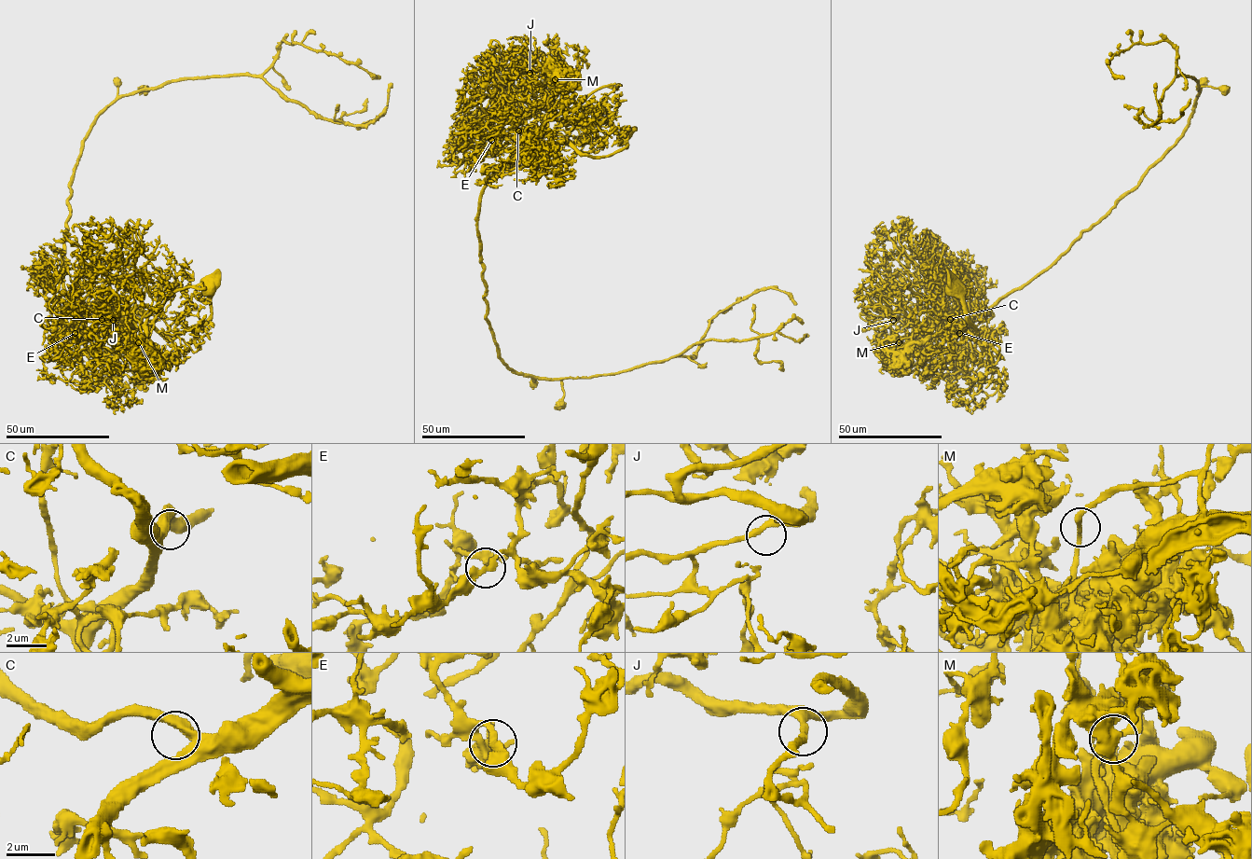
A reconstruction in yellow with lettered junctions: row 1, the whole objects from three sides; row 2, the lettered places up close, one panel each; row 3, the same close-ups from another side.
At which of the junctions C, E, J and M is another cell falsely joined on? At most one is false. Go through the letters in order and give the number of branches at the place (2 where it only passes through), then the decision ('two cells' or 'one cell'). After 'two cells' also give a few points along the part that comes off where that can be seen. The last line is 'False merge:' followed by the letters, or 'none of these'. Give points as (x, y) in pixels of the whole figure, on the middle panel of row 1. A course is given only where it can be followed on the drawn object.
C: branches 2; one cell
E: branches 2; one cell
J: branches 2; one cell
M: branches 2; two cells; course (555, 79), (560, 111), (481, 196), (509, 368), (618, 373), (694, 356), (763, 288), (796, 304)
False merge: M

